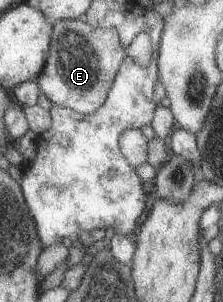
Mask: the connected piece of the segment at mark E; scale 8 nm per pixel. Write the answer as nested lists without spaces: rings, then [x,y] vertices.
[[[83,19],[61,20],[53,23],[51,47],[36,83],[53,105],[89,115],[105,103],[125,56],[125,46],[114,28],[99,28]]]

